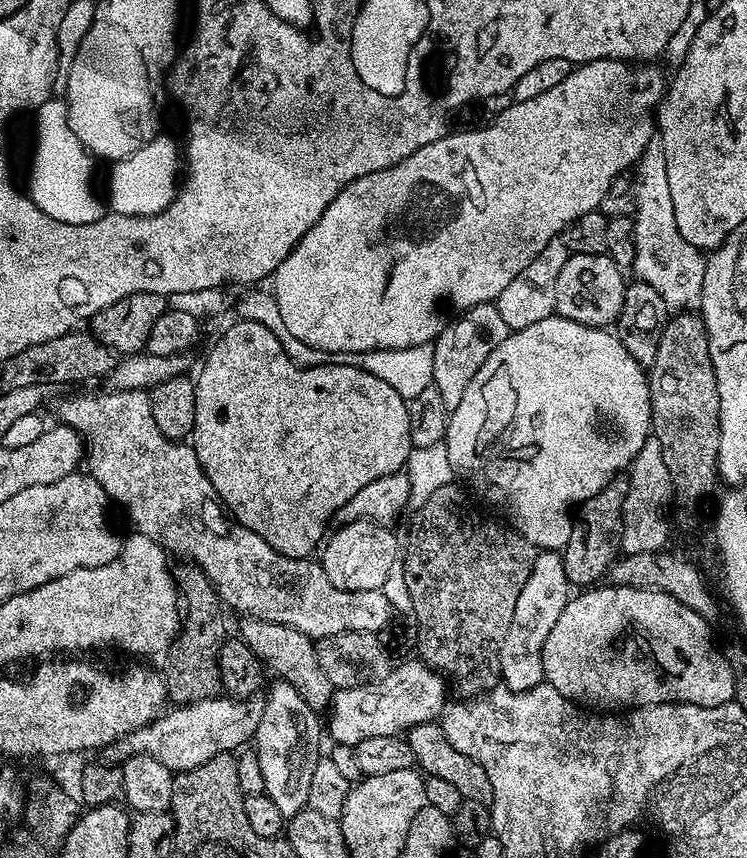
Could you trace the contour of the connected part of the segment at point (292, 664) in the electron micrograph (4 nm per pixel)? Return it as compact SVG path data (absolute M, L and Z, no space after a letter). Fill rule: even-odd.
M253 616L241 619L239 639L255 654L260 663L276 671L279 679L290 682L301 698L314 710L324 710L331 705L334 691L330 678L318 666L316 646L312 637L294 630L294 626L282 626L278 622L266 622ZM272 667L272 668L271 668ZM321 708L321 709L320 709Z

